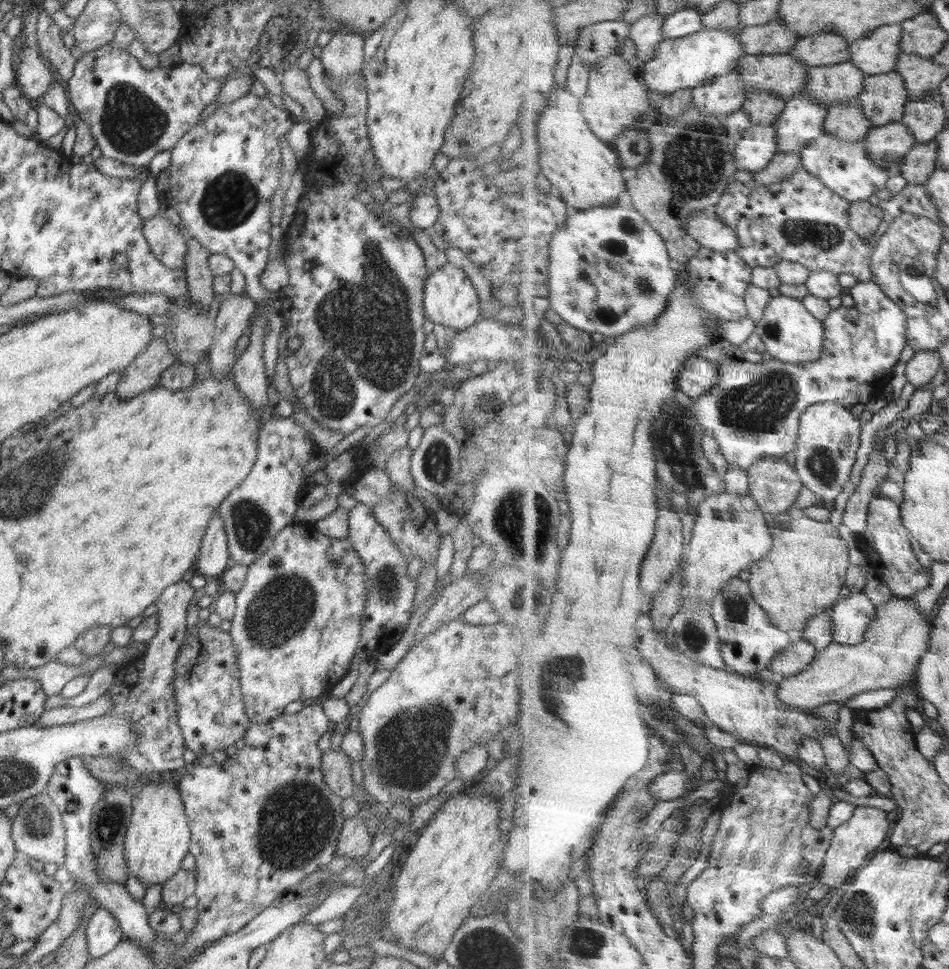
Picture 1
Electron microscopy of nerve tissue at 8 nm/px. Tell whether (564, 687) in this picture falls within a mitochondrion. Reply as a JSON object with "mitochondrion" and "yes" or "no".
{"mitochondrion":"yes"}

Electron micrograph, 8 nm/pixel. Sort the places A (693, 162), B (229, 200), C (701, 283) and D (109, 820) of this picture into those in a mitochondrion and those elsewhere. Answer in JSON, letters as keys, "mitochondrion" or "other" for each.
{"A":"mitochondrion","B":"mitochondrion","C":"other","D":"mitochondrion"}

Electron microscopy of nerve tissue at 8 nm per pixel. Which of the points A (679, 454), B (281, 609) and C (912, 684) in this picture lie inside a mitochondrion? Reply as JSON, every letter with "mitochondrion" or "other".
{"A":"mitochondrion","B":"mitochondrion","C":"other"}

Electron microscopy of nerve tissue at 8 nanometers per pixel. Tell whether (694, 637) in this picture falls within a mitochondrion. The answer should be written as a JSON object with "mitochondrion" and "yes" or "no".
{"mitochondrion":"yes"}

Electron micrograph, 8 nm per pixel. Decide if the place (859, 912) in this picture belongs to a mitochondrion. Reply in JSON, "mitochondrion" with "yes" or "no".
{"mitochondrion":"yes"}

